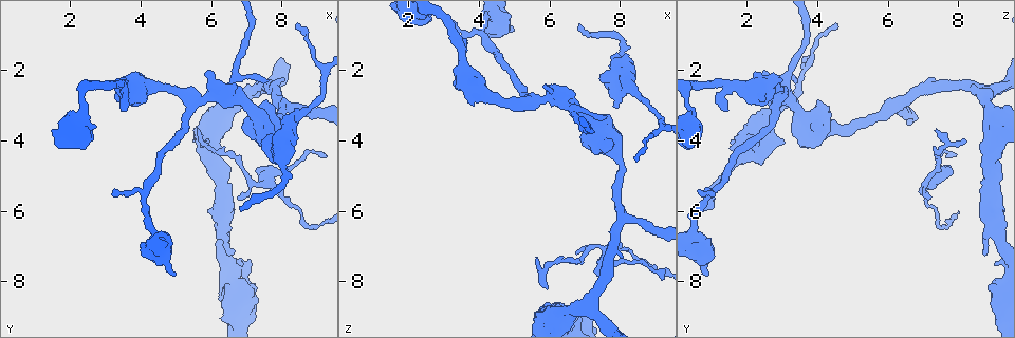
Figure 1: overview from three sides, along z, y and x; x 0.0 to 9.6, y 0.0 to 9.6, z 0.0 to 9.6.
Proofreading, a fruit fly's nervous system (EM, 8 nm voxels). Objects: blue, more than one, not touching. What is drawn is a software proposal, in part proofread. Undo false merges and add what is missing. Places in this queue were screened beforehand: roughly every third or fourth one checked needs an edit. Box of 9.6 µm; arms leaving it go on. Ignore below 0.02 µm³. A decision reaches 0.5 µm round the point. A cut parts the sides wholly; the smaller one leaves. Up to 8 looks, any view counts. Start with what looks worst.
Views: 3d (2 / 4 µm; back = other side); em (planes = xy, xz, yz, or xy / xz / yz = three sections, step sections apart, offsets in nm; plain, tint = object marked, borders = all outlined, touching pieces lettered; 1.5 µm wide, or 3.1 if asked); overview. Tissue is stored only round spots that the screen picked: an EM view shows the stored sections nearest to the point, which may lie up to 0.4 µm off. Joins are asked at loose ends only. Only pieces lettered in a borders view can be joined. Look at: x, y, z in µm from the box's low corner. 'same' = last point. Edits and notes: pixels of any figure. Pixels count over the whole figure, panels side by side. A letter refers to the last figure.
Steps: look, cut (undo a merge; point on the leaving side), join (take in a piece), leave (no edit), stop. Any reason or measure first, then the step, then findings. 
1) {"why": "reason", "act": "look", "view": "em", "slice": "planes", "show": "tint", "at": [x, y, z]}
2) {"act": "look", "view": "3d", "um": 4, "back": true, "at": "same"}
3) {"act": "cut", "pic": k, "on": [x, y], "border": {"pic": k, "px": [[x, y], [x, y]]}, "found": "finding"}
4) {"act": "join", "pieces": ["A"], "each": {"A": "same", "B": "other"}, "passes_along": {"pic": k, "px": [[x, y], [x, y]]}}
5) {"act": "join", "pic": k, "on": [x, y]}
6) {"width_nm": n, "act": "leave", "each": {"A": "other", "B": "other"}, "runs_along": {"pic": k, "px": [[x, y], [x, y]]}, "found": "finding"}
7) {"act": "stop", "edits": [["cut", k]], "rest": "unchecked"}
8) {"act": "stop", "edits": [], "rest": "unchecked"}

{"why": "branch stops here", "act": "look", "view": "3d", "um": 4, "back": true, "at": [4.90, 7.80, 0.80]}

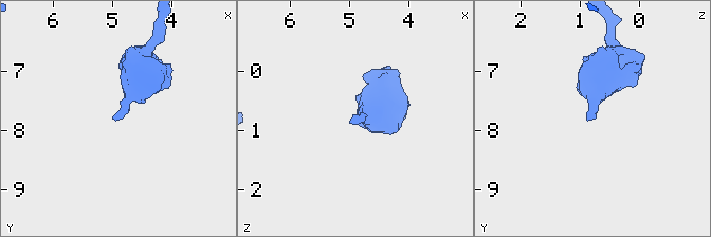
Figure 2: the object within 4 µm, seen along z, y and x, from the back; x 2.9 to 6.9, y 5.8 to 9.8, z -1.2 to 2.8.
{"why": "now the EM", "act": "look", "view": "em", "slice": "yz", "step": 8, "show": "borders", "at": [4.90, 7.85, 0.85]}

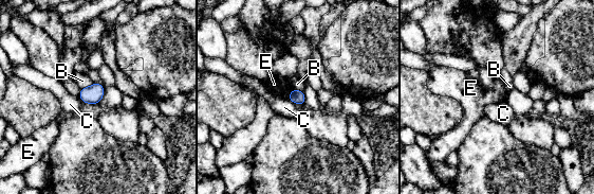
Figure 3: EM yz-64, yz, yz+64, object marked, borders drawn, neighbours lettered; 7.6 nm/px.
{"why": "cut it another way", "act": "look", "view": "em", "slice": "planes", "show": "borders", "at": "same"}

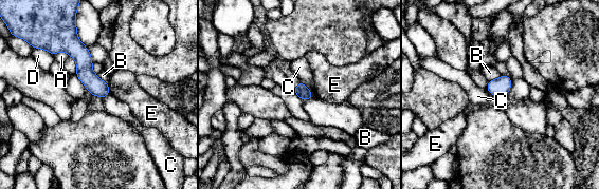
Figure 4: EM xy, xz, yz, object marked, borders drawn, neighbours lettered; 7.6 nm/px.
{"longest_contact_nm": ["C", 170], "act": "leave", "each": {"A": "other", "B": "other", "C": "other", "D": "other", "E": "other"}, "found": "none of them fits"}

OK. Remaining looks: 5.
{"why": "tapers out", "act": "look", "view": "em", "slice": "planes", "show": "borders", "at": [3.20, 5.45, 0.55]}

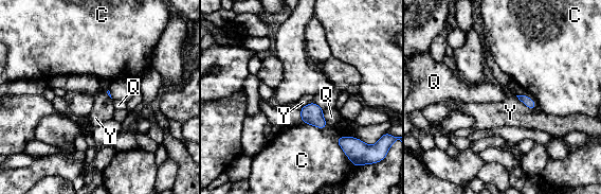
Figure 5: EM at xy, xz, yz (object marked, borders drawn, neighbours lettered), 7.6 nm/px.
{"act": "leave", "each": {"C": "other", "Q": "other", "Y": "other"}, "border": {"pic": 5, "px": [[515, 95], [528, 107], [535, 110]]}, "found": "no lettered piece goes on from it"}

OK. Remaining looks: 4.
{"why": "free end", "act": "look", "view": "em", "slice": "yz", "step": 4, "show": "borders", "at": [5.75, 3.65, 7.40]}

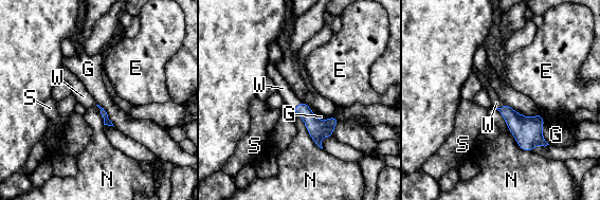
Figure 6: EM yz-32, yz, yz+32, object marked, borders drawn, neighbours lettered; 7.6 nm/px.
{"act": "join", "pieces": ["W"], "each": {"E": "other", "G": "other", "N": "other", "S": "other", "W": "same"}, "passes_along": {"pic": 6, "px": [[316, 128], [296, 107], [290, 100]]}, "found": "the neuron continues"}

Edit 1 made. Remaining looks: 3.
{"act": "stop", "edits": [["join", 6]], "rest": "unchecked"}

